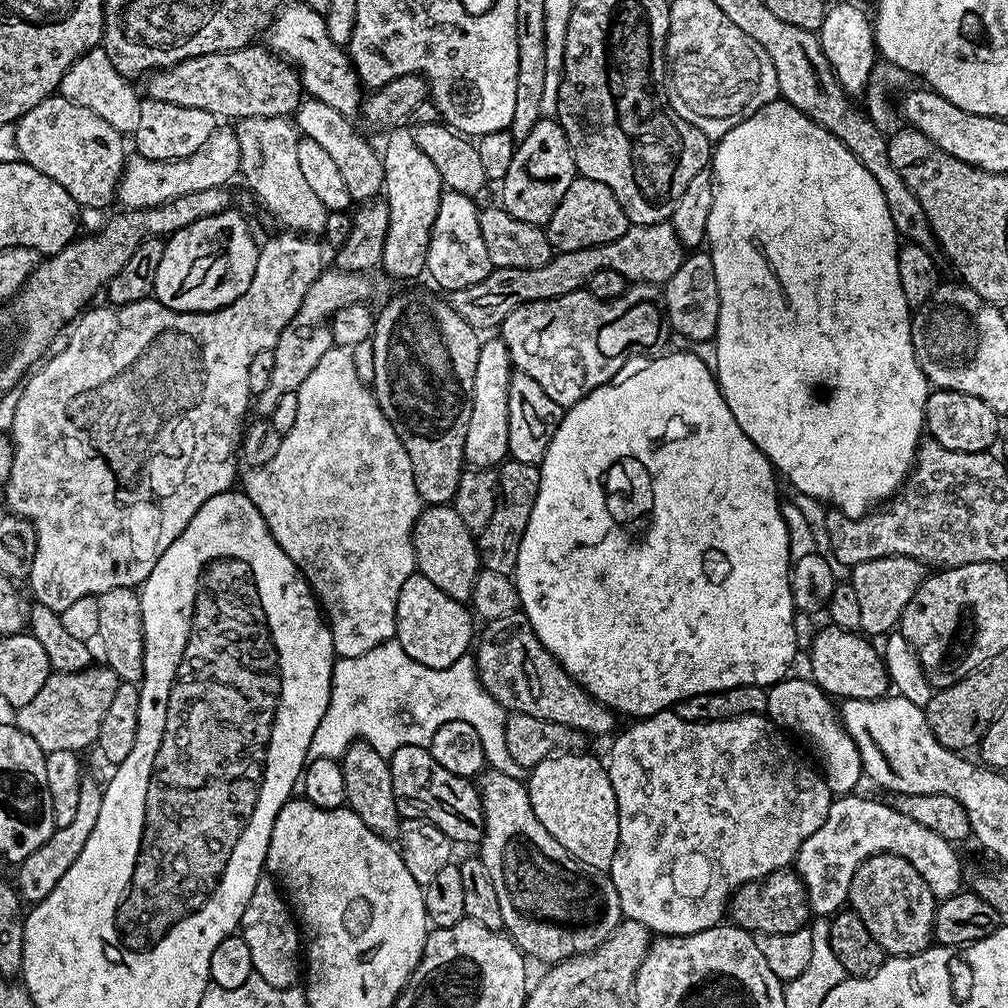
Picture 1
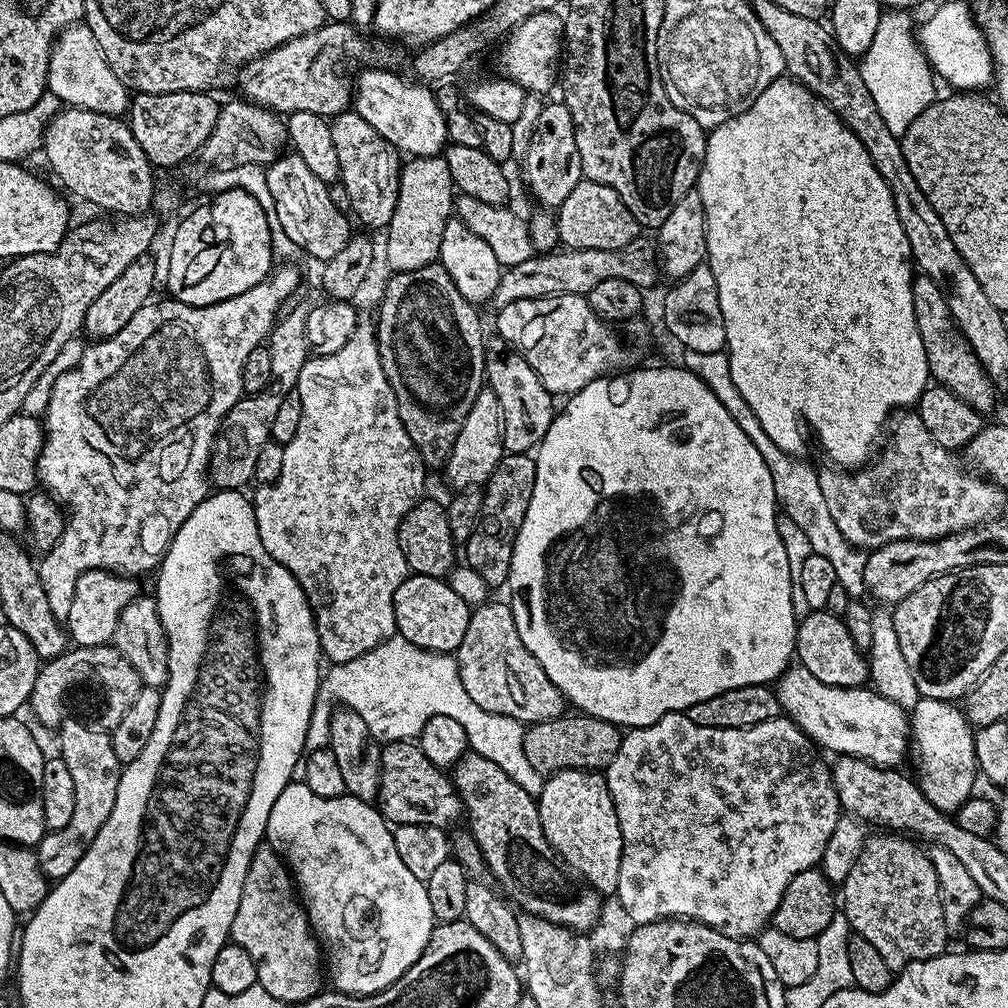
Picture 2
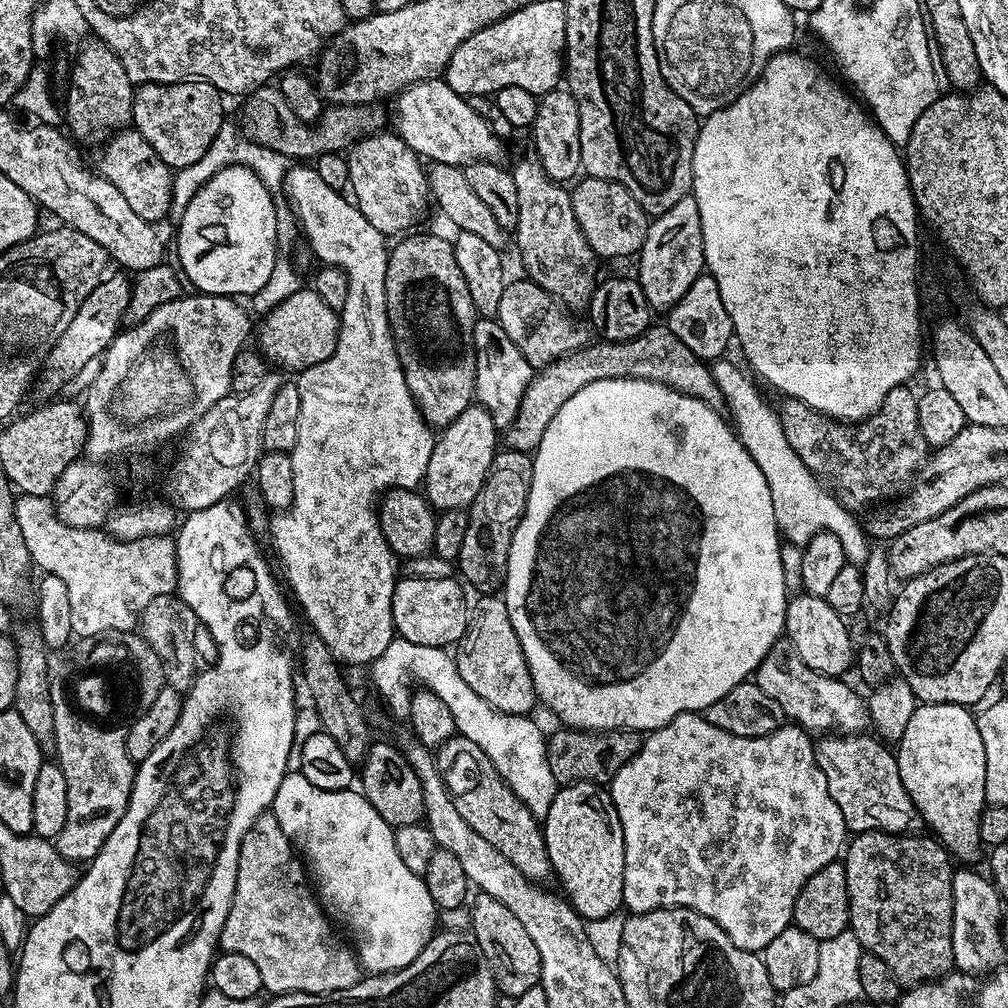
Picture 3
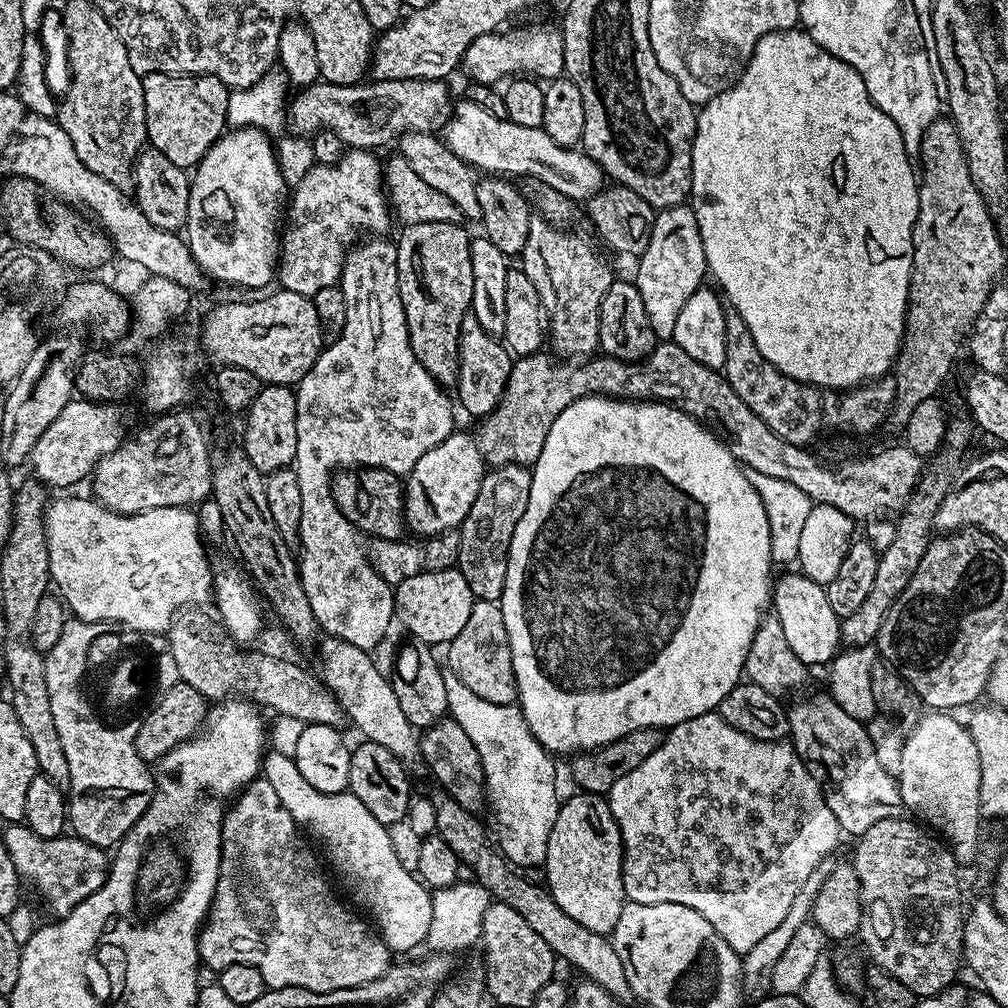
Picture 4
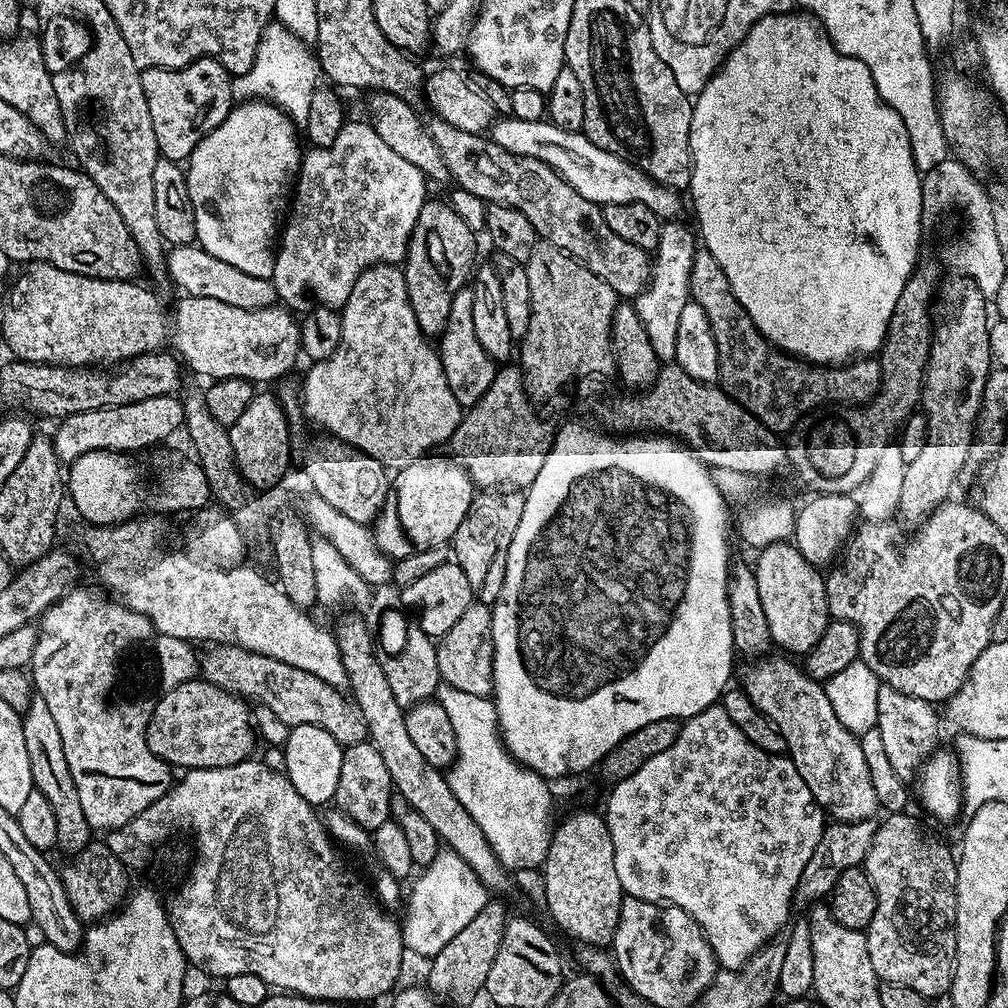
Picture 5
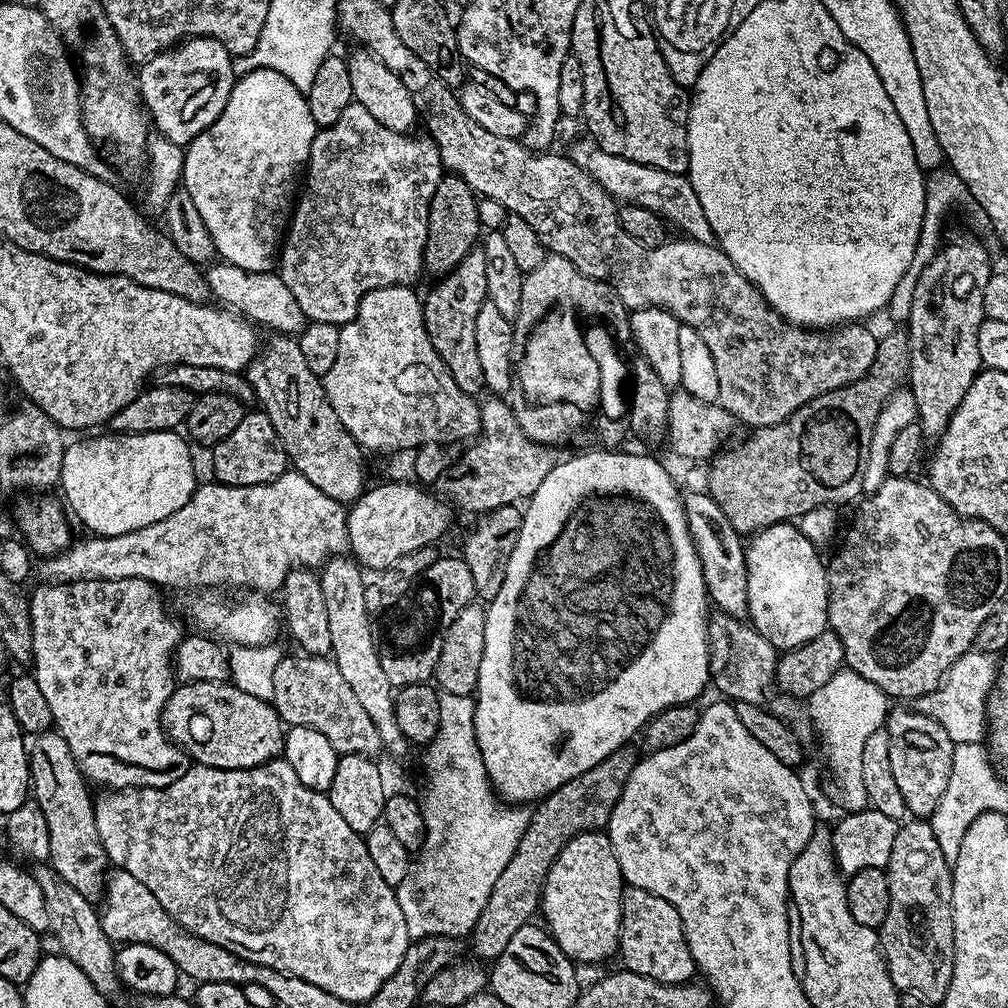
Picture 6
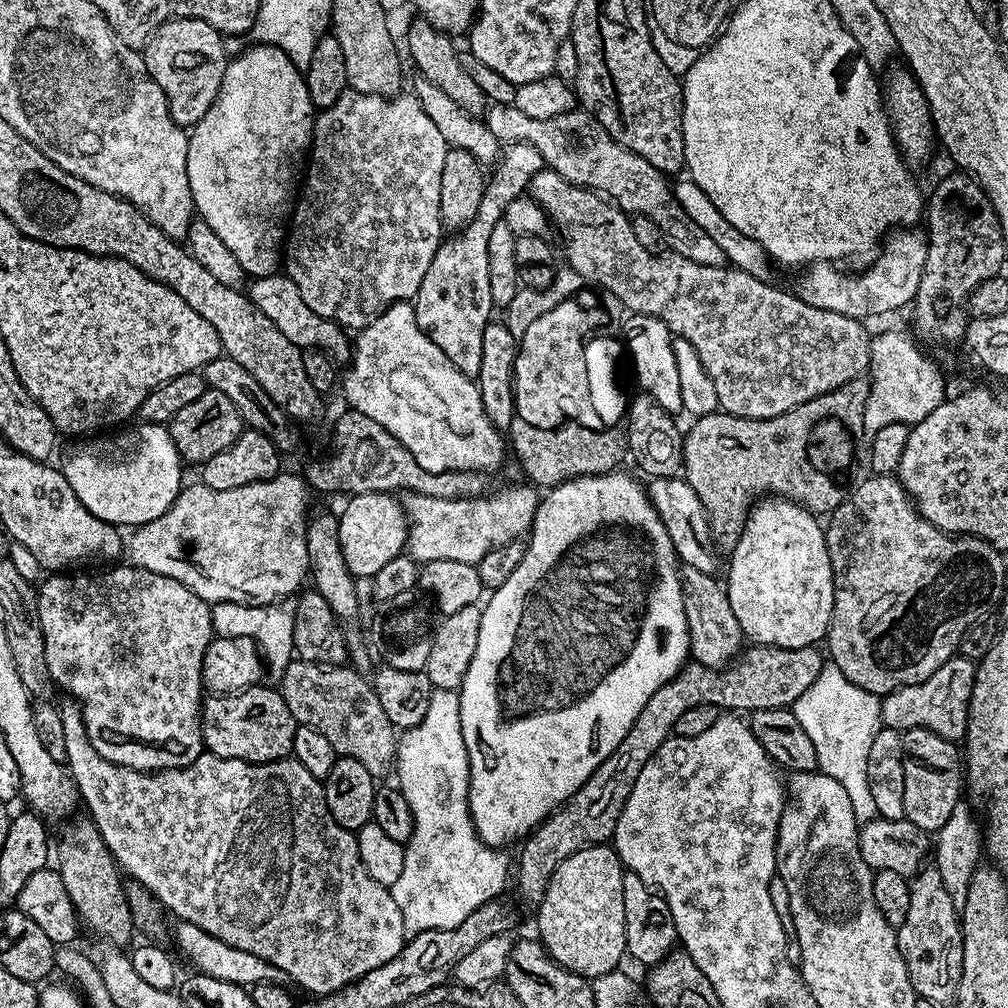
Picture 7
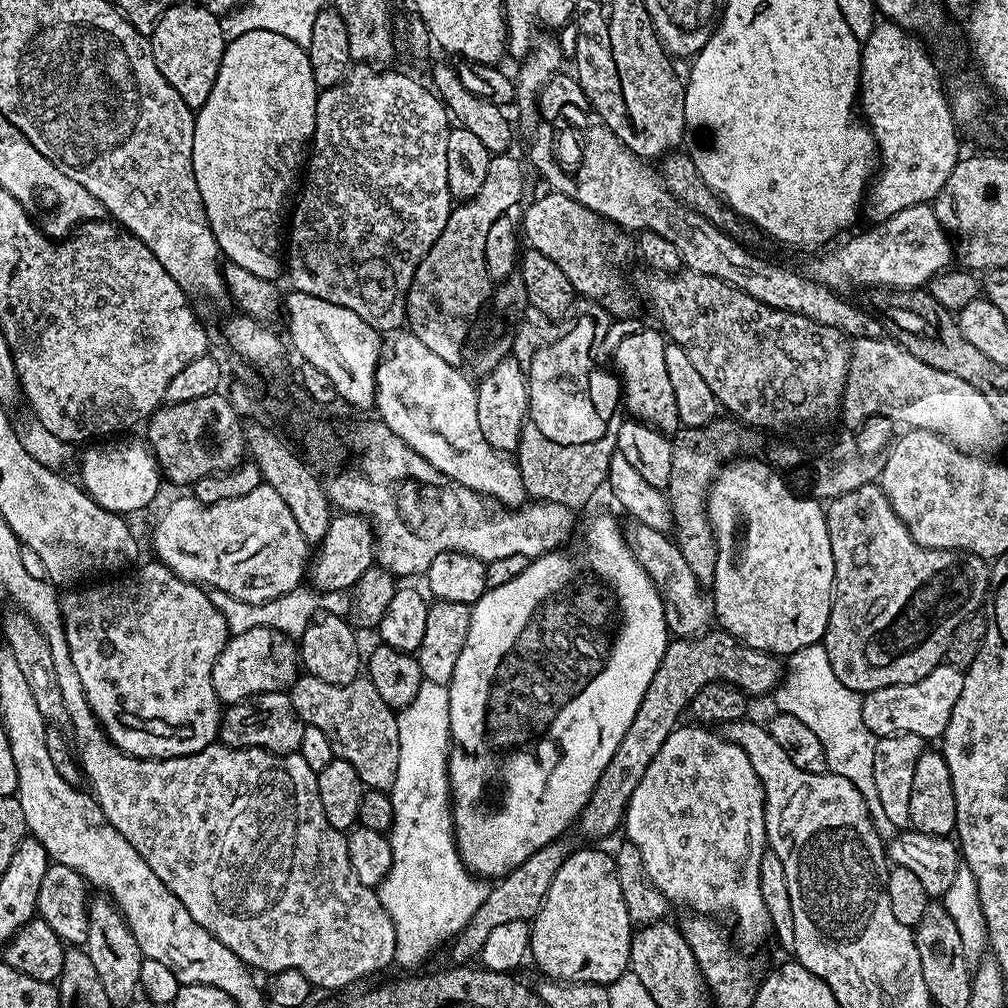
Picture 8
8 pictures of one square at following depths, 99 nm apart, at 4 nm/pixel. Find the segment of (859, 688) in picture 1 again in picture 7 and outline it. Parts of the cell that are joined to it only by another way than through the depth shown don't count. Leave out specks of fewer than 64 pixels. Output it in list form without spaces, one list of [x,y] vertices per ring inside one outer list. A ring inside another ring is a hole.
[[[760,498],[752,505],[751,512],[748,513],[748,521],[744,523],[744,528],[739,536],[735,537],[732,548],[732,561],[728,564],[728,580],[726,587],[730,598],[730,610],[734,610],[734,618],[738,618],[738,626],[744,632],[749,641],[755,642],[760,646],[769,648],[810,648],[819,645],[828,635],[830,618],[834,610],[834,582],[832,581],[832,567],[830,566],[830,554],[824,541],[824,528],[815,515],[807,508],[796,504],[793,500],[783,498]]]

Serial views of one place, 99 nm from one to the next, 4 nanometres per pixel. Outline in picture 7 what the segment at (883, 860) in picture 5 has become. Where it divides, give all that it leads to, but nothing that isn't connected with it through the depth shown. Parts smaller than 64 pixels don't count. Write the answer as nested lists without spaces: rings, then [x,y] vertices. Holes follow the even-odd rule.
[[[928,866],[911,877],[908,893],[910,906],[906,918],[896,928],[898,950],[906,962],[910,982],[917,997],[938,1006],[951,1005],[956,998],[962,974],[962,938],[958,907],[946,892],[935,867]]]

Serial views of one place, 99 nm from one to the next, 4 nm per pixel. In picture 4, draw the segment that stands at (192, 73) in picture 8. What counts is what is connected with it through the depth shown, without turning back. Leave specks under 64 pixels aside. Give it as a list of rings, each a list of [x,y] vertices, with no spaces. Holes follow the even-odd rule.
[[[149,72],[143,82],[148,144],[166,154],[174,166],[195,169],[213,142],[225,131],[229,88],[213,76],[170,72]]]

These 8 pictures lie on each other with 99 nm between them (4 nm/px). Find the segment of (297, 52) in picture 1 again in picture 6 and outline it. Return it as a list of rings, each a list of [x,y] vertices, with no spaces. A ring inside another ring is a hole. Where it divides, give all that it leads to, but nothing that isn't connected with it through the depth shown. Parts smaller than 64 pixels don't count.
[[[583,139],[570,149],[572,161],[591,174],[611,194],[613,200],[646,206],[646,210],[654,210],[659,216],[663,216],[665,221],[681,228],[684,231],[681,233],[687,239],[697,240],[703,244],[716,244],[714,230],[710,230],[710,222],[706,222],[702,202],[698,202],[698,194],[694,194],[694,186],[689,182],[687,175],[658,170],[654,166],[606,154],[606,150],[596,147],[591,139]]]

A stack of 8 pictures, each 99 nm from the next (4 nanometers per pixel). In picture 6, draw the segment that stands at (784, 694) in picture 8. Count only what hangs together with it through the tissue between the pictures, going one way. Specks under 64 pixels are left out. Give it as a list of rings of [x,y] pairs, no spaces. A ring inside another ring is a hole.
[[[843,668],[825,686],[807,697],[806,704],[809,716],[807,719],[815,735],[816,732],[820,735],[824,760],[840,787],[840,796],[846,806],[844,808],[848,812],[864,810],[869,807],[869,802],[866,798],[866,785],[862,783],[862,749],[866,747],[866,738],[870,738],[874,730],[885,727],[890,711],[889,697],[880,687],[862,678],[852,669]]]

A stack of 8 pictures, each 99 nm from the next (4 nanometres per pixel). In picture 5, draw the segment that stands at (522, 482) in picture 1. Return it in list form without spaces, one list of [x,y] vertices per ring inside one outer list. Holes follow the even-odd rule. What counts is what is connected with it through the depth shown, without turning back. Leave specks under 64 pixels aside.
[[[520,490],[477,491],[472,497],[472,508],[451,538],[454,563],[462,566],[462,574],[466,574],[466,582],[470,582],[470,590],[479,603],[491,606],[502,594],[506,558],[510,554],[510,542],[514,542],[514,530],[522,522],[524,497],[525,493]]]

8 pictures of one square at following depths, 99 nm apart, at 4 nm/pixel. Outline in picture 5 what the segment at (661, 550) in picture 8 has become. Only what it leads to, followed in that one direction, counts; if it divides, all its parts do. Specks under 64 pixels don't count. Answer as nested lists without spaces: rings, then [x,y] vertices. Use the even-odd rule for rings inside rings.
[[[772,654],[759,662],[749,663],[752,665],[744,672],[742,691],[780,731],[788,747],[788,759],[794,762],[798,774],[802,774],[802,782],[810,786],[810,794],[814,794],[833,821],[873,819],[878,812],[878,801],[866,757],[862,754],[860,736],[838,722],[825,685],[792,660],[795,659],[784,654]]]

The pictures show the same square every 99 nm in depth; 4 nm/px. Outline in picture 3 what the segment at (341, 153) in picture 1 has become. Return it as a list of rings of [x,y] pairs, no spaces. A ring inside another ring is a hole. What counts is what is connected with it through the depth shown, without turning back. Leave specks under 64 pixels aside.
[[[384,130],[365,136],[349,148],[346,157],[349,164],[349,189],[353,201],[356,207],[362,210],[363,217],[370,226],[378,230],[385,238],[394,238],[392,236],[398,233],[401,235],[409,231],[411,229],[409,227],[419,220],[428,204],[430,206],[431,192],[423,161],[396,133]]]

